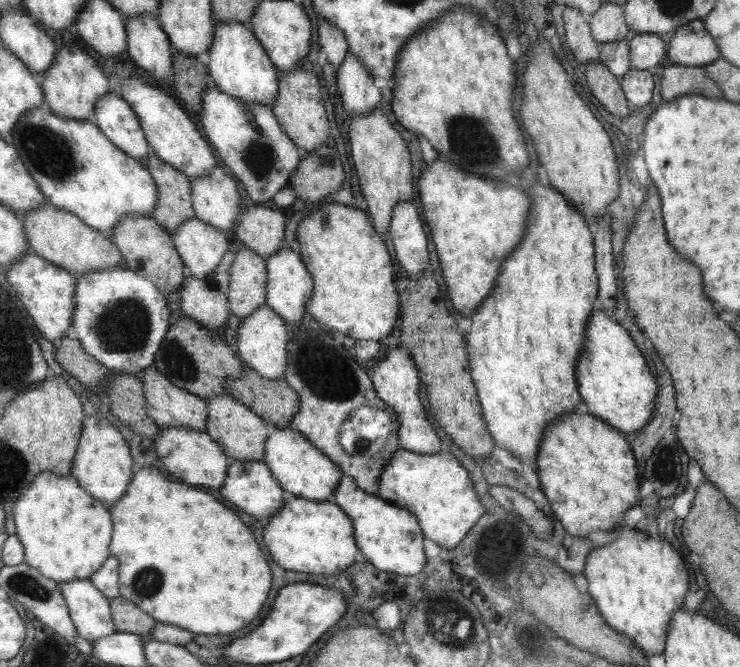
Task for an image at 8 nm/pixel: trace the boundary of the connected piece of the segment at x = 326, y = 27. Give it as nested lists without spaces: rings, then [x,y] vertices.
[[[323,18],[319,21],[317,32],[321,60],[338,67],[348,52],[343,32],[337,30],[333,24],[327,24]]]

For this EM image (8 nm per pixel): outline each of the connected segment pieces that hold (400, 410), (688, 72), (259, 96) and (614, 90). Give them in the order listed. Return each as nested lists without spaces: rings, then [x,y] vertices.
[[[396,348],[388,349],[381,361],[379,359],[373,365],[369,375],[371,375],[372,385],[376,388],[381,402],[391,407],[395,414],[395,420],[398,422],[397,432],[400,434],[397,438],[397,442],[400,442],[398,448],[415,454],[433,454],[445,448],[442,447],[439,436],[435,436],[431,424],[425,420],[425,412],[417,398],[417,390],[419,390],[417,372],[411,356],[401,348]]]
[[[672,64],[661,69],[661,91],[663,101],[670,101],[683,95],[701,94],[705,98],[721,96],[715,84],[709,80],[703,67],[686,67]]]
[[[217,21],[213,44],[209,48],[208,76],[225,94],[233,95],[246,105],[273,106],[279,92],[279,74],[268,58],[264,47],[252,31],[241,23]]]
[[[599,62],[586,64],[584,74],[591,94],[600,102],[600,104],[607,112],[609,112],[609,114],[621,118],[625,116],[625,114],[629,113],[632,107],[626,100],[625,95],[621,90],[619,78],[613,76],[605,65]]]

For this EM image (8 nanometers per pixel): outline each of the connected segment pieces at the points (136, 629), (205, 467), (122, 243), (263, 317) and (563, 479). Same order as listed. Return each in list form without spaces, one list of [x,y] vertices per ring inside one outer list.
[[[119,596],[108,599],[111,622],[116,632],[144,635],[156,624],[152,615],[145,614],[136,603]]]
[[[158,427],[159,435],[153,439],[153,446],[161,460],[163,468],[177,478],[191,486],[208,486],[212,490],[221,489],[221,485],[228,476],[229,459],[221,446],[206,432],[196,431],[187,427]]]
[[[129,215],[116,224],[116,228],[108,236],[117,251],[124,257],[127,270],[143,275],[149,282],[161,289],[161,293],[175,292],[181,288],[183,281],[183,264],[179,260],[171,235],[156,223],[150,216]]]
[[[263,305],[249,317],[241,319],[237,327],[237,354],[245,362],[247,368],[268,380],[281,380],[288,369],[287,328],[283,324],[284,319],[276,314],[271,307]]]
[[[584,409],[565,413],[555,423],[545,429],[541,437],[540,452],[537,453],[537,472],[540,489],[545,495],[554,518],[563,527],[566,539],[578,537],[586,538],[588,532],[595,530],[609,531],[622,528],[624,514],[637,505],[642,498],[639,494],[637,481],[637,468],[635,459],[623,436],[596,416],[589,414]]]

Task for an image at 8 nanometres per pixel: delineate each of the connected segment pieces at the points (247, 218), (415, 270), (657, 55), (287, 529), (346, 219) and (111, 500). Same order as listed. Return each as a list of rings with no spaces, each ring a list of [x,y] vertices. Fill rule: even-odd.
[[[254,204],[240,212],[240,220],[234,230],[234,239],[242,247],[248,247],[263,259],[276,254],[283,242],[283,216],[279,212]]]
[[[399,202],[392,210],[388,239],[393,243],[395,258],[406,276],[415,279],[428,268],[427,238],[419,212],[413,202]]]
[[[637,34],[627,43],[630,68],[637,70],[656,70],[659,60],[665,56],[666,38],[654,34]]]
[[[284,493],[281,509],[261,523],[261,542],[267,546],[267,554],[283,570],[307,572],[307,574],[331,574],[351,566],[357,552],[352,520],[331,500],[311,501]]]
[[[323,202],[323,207],[315,209],[313,213],[303,217],[296,229],[297,246],[300,258],[303,260],[308,274],[312,275],[313,296],[307,303],[305,311],[317,322],[323,322],[331,330],[339,332],[341,336],[349,336],[353,340],[383,340],[397,316],[397,298],[393,290],[393,270],[391,258],[385,250],[381,238],[373,232],[372,224],[367,222],[367,216],[360,209],[349,208],[338,202]]]
[[[86,416],[84,429],[72,458],[71,475],[93,498],[100,499],[106,507],[119,501],[131,482],[131,457],[127,442],[119,436],[117,428],[101,416]]]

